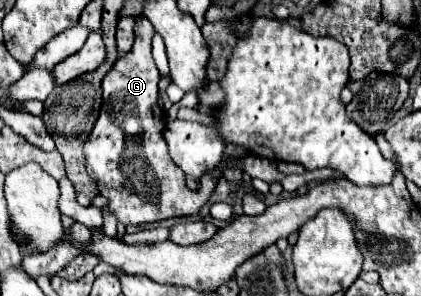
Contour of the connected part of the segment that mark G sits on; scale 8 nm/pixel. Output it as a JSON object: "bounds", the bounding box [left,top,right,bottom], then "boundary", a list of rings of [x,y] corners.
{"bounds":[83,18,217,226],"boundary":[[[136,18],[133,48],[125,56],[119,56],[103,78],[103,106],[91,136],[83,144],[87,172],[97,182],[99,194],[107,198],[109,212],[123,226],[141,226],[173,216],[197,214],[217,184],[213,172],[209,171],[200,181],[201,190],[189,190],[183,170],[169,158],[163,138],[167,118],[157,102],[159,70],[153,62],[153,34],[155,30],[147,18]]]}

